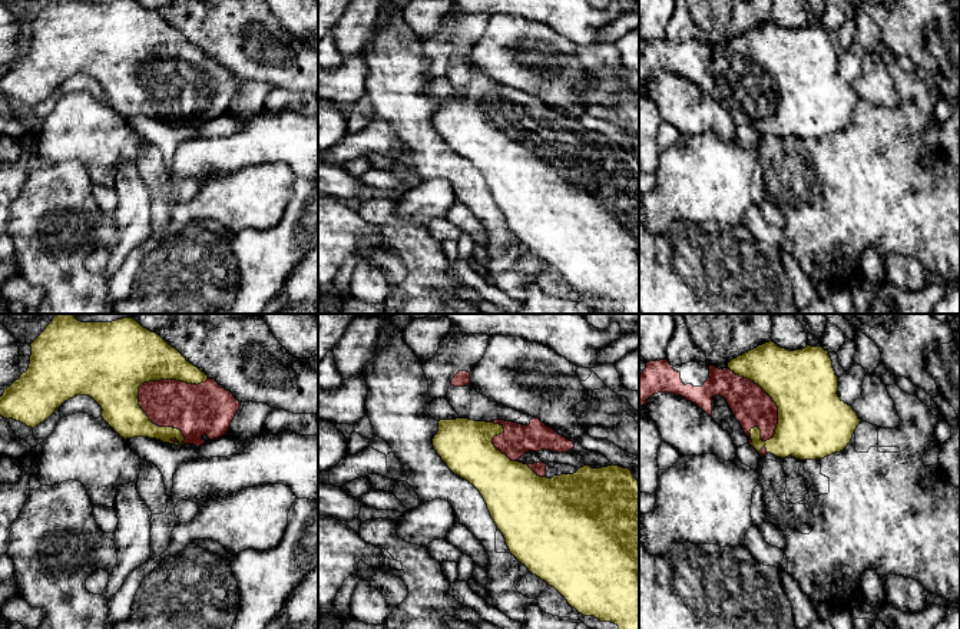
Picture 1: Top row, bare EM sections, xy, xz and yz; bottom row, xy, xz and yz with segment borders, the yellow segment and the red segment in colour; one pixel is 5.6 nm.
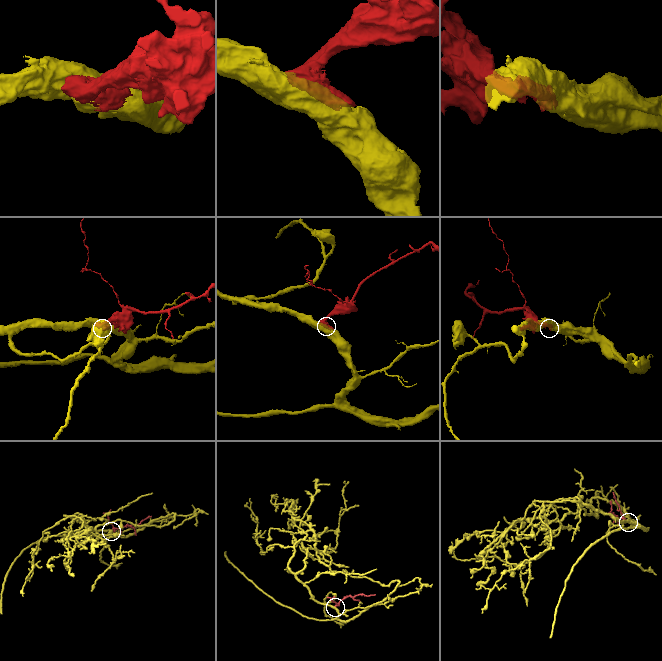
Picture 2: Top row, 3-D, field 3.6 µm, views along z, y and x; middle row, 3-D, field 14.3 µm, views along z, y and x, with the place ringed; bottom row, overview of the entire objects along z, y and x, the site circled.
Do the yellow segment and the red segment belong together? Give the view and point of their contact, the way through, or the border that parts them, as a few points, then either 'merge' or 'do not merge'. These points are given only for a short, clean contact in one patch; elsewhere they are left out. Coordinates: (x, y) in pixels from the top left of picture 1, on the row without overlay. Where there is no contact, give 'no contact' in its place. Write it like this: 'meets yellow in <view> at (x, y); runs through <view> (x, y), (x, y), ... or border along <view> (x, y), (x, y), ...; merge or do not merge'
meets yellow in xy at (165, 58); merge

